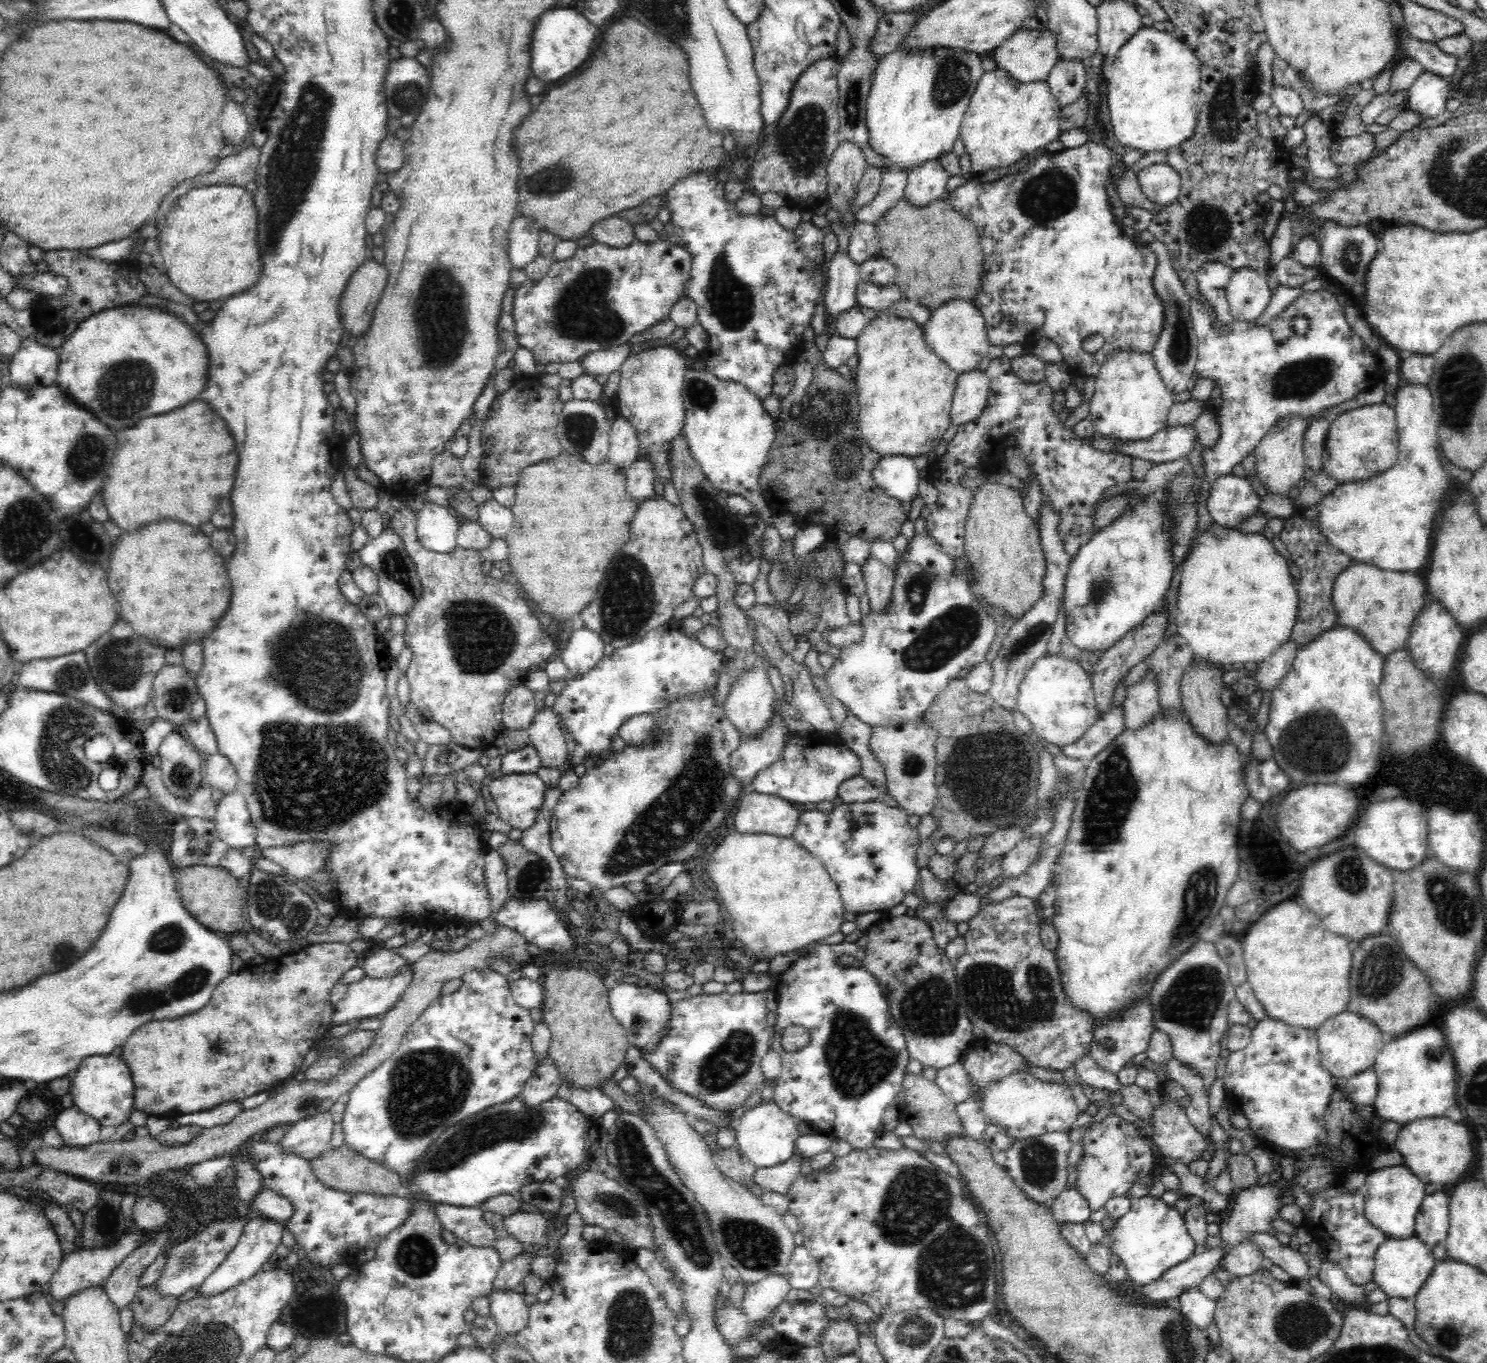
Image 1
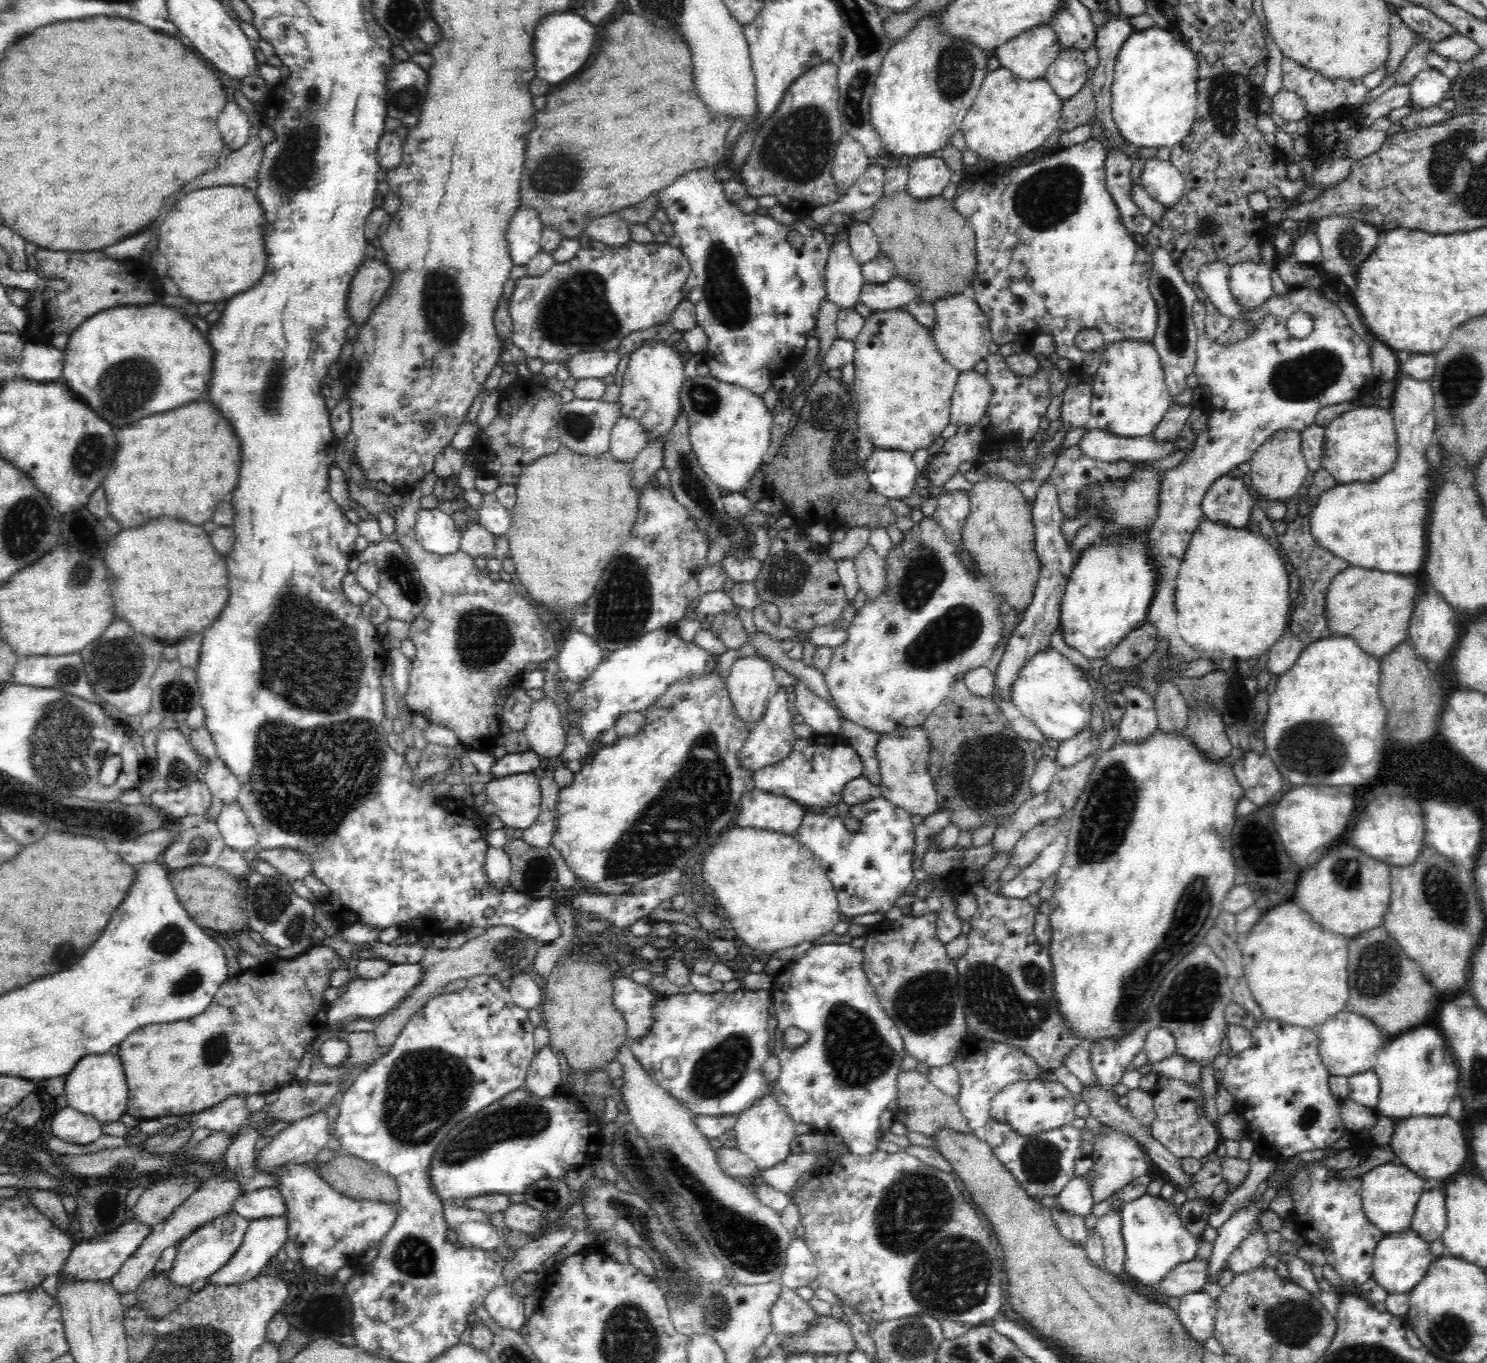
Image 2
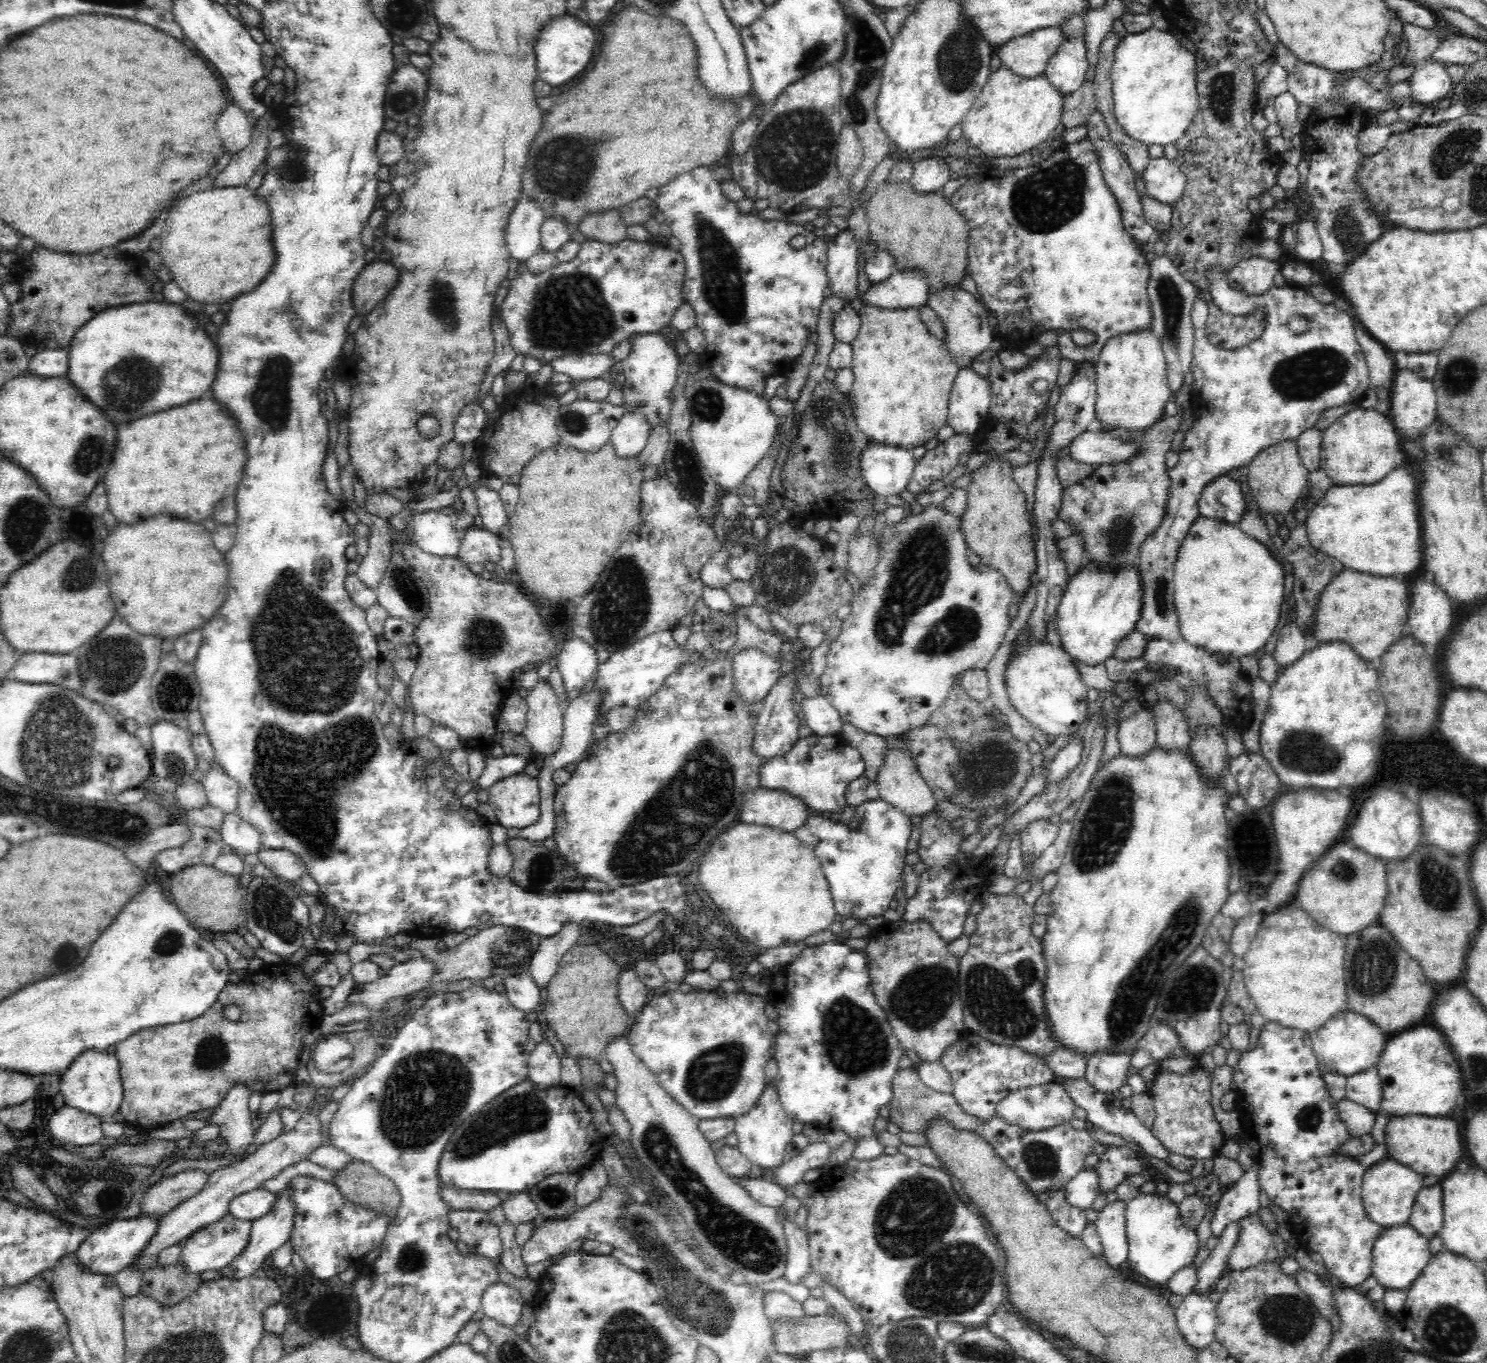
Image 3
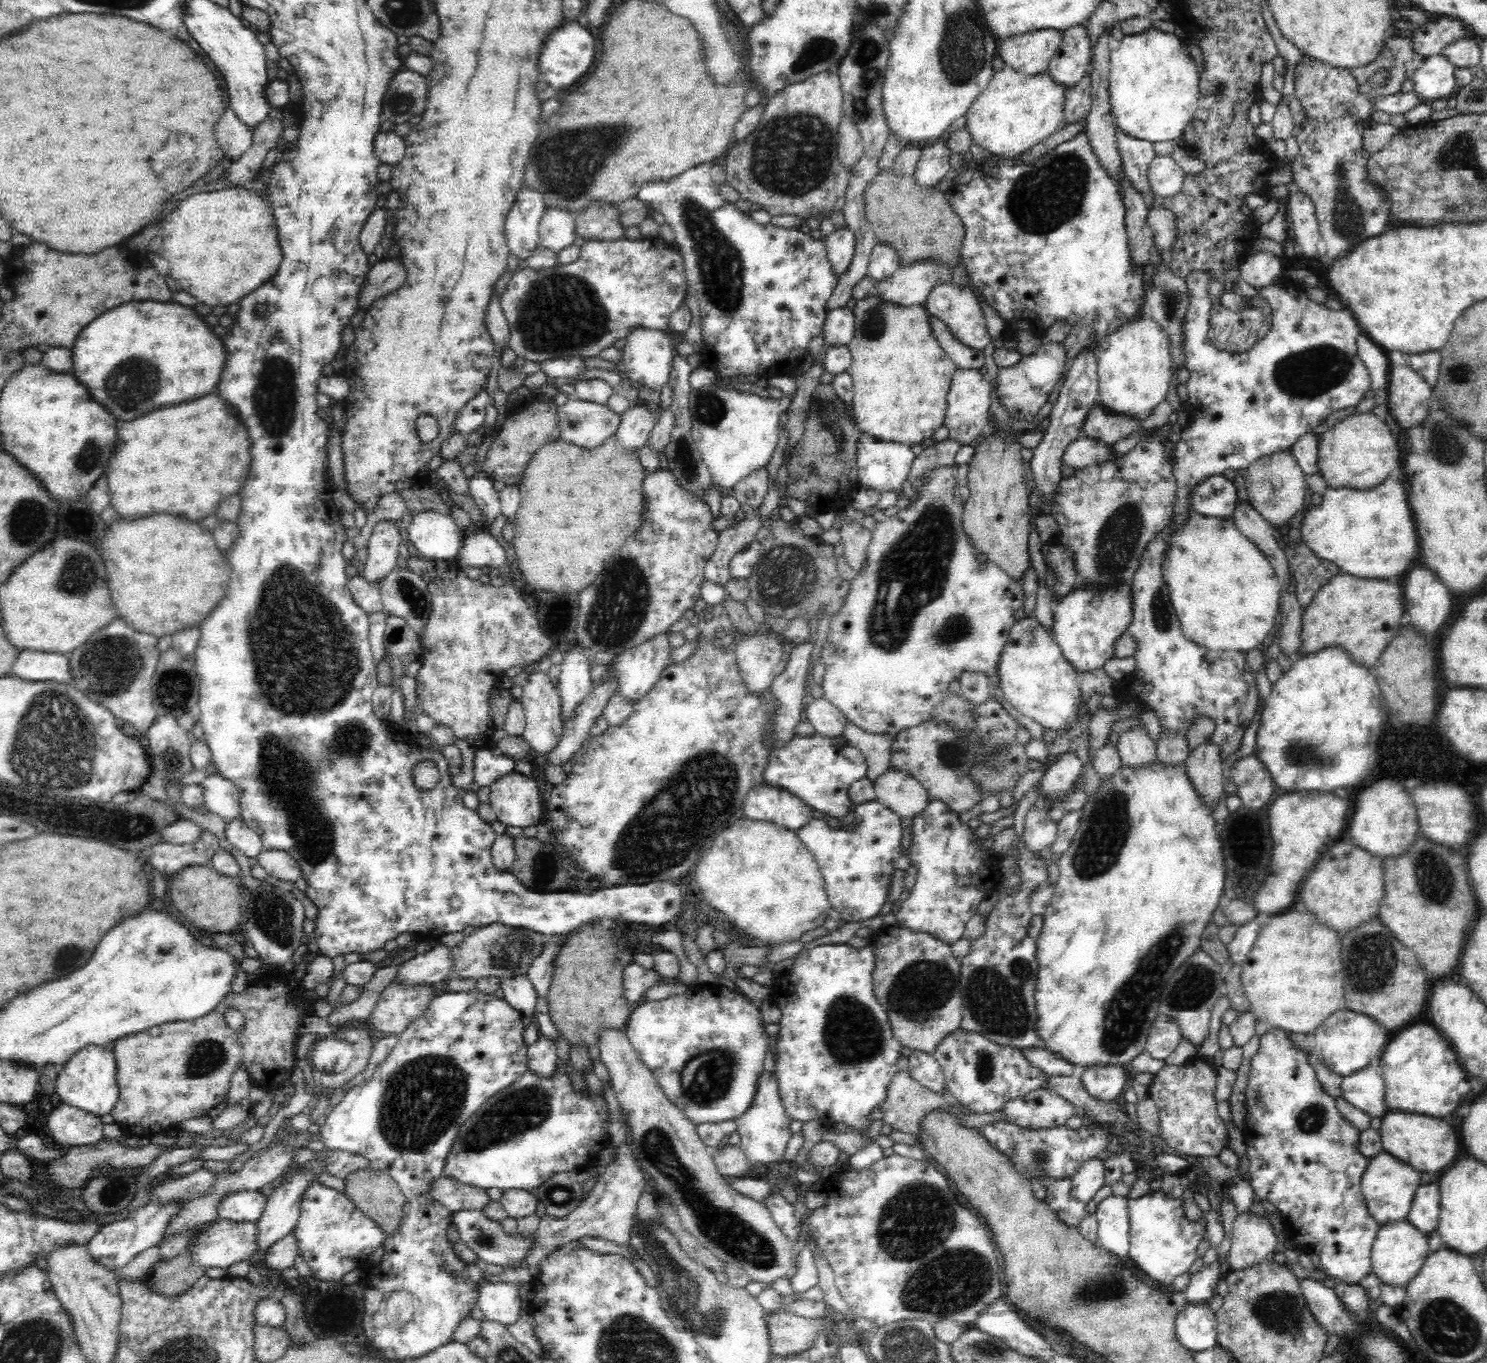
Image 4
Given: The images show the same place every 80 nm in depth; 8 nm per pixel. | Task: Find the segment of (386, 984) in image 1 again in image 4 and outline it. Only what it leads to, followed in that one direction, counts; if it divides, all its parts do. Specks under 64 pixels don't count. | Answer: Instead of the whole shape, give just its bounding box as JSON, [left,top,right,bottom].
[397,942,452,985]

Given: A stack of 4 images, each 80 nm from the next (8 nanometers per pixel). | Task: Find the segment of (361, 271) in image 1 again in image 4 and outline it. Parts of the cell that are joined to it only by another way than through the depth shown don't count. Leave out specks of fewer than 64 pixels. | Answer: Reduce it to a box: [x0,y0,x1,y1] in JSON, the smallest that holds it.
[359,260,406,309]

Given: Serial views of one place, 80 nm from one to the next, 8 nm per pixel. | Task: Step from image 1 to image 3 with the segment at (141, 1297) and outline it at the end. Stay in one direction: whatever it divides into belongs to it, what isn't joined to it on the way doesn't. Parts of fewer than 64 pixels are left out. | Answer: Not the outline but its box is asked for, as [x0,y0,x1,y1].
[141,1260,201,1306]

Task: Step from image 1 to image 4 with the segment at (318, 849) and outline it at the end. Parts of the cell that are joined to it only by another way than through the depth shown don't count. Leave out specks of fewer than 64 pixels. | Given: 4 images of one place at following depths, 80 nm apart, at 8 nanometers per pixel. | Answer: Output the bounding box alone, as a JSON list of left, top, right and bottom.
[257,850,301,882]

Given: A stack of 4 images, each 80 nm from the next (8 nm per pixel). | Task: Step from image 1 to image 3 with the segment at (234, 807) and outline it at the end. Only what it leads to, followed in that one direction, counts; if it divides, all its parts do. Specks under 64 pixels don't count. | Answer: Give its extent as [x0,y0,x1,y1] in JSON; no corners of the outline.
[220,813,261,857]

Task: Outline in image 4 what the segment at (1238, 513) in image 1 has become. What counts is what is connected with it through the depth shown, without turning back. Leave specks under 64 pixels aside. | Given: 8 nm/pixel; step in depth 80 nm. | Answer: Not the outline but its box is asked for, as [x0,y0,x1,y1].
[1191,475,1236,519]

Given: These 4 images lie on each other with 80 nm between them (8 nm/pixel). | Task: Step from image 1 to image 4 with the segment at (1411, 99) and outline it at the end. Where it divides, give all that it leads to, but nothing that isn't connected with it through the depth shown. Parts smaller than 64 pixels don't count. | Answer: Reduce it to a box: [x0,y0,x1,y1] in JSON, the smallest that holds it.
[1411,53,1459,103]

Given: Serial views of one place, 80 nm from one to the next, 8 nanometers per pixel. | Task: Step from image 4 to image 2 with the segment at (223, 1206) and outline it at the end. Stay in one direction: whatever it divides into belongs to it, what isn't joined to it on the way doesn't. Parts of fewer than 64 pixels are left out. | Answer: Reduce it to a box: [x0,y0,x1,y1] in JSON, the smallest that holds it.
[231,1188,287,1221]

